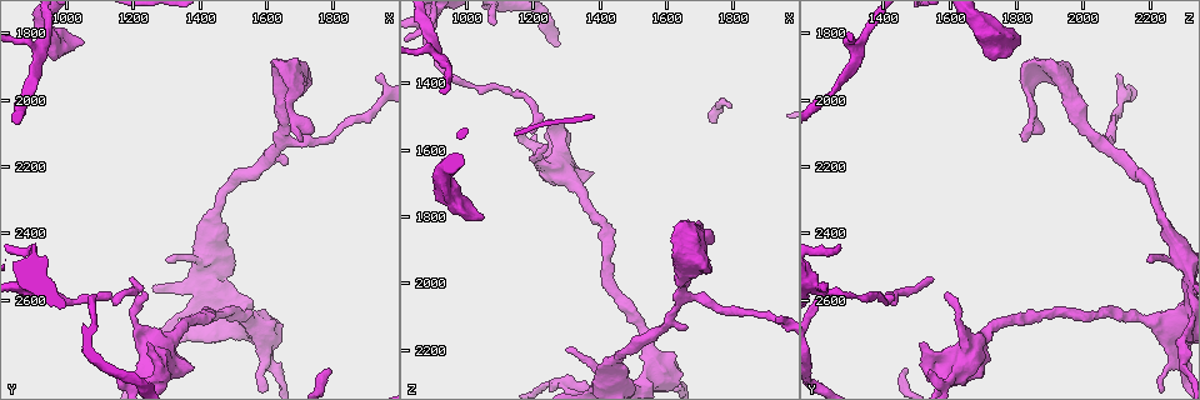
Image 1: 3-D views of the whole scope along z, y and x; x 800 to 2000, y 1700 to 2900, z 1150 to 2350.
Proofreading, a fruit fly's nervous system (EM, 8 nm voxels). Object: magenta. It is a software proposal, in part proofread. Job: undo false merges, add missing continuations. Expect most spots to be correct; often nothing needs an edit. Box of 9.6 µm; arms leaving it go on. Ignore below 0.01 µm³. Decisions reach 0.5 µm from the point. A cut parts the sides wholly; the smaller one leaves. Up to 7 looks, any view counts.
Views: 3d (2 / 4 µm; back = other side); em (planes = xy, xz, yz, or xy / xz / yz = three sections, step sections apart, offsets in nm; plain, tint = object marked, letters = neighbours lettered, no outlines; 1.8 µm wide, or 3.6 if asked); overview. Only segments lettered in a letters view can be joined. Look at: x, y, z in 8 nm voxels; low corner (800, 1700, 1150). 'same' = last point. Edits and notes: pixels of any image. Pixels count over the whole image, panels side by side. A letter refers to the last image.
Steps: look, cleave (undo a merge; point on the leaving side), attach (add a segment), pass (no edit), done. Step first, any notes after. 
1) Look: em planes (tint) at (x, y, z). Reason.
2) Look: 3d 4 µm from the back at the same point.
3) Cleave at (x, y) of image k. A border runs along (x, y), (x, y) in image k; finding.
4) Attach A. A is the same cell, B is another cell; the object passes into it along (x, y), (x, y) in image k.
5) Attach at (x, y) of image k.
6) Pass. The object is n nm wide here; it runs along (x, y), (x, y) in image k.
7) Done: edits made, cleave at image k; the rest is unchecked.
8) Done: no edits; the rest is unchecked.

Look: 3d 4 µm at (1680, 2040, 1850). Abrupt turn.

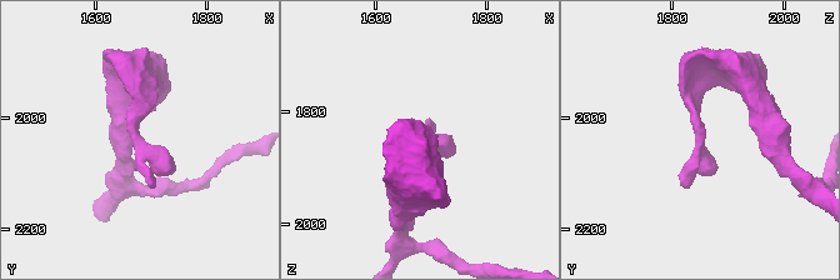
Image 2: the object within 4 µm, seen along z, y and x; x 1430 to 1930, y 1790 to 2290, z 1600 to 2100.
Look: em 3.6 µm planes (plain) at (1675, 2040, 1855).

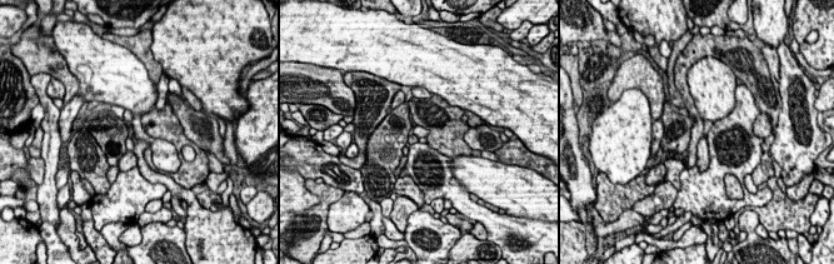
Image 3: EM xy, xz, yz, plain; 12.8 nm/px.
Look: em 3.6 µm planes (letters) at the same point. What lies round it.

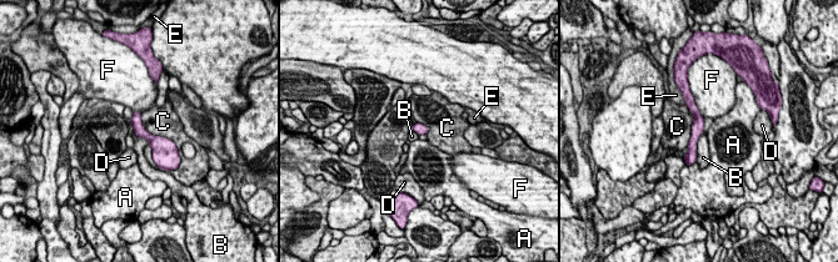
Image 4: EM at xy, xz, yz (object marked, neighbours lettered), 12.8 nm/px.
Pass. A, B, C, D, E and F are other cells; a border runs along (702, 132), (694, 162) in image 4; continuous, no second neuron.

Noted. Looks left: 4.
Look: 3d 4 µm at (1040, 1820, 1800). End of a long branch.

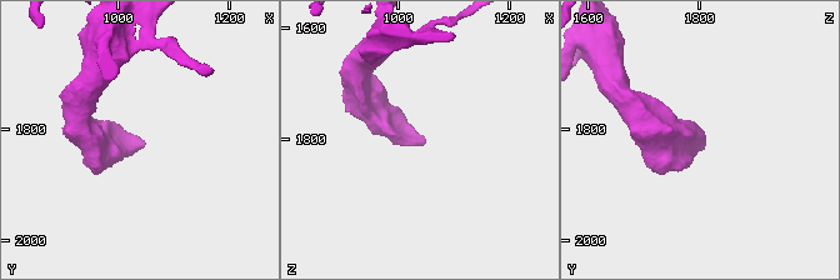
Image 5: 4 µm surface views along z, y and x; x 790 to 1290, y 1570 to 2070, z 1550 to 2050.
Look: em planes (letters) at (1050, 1825, 1805).

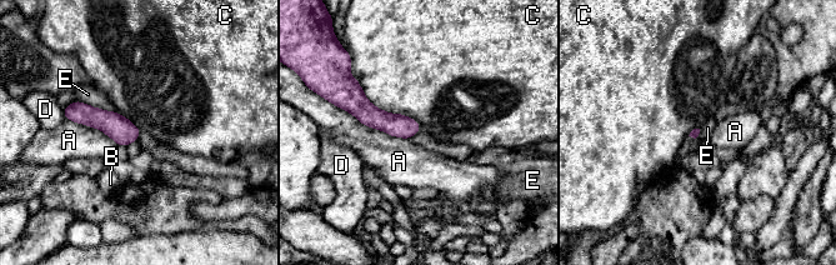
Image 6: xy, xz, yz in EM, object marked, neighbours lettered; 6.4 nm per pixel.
Pass. A, B, C, D and E are other cells; a border runs along (78, 99), (118, 111), (126, 119) in image 6; no lettered segment goes on from it.

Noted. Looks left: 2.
Look: em planes (letters) at (1190, 2540, 1540). Thin end.

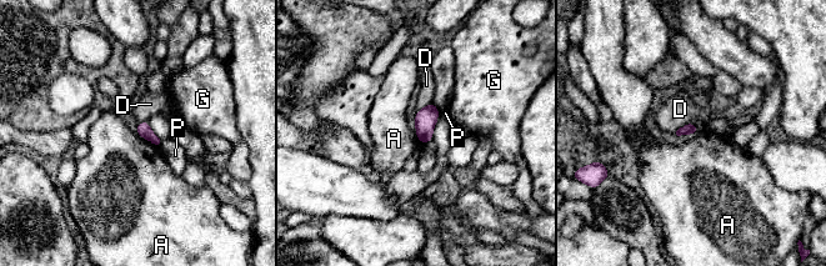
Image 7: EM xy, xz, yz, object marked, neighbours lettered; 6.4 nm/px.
Pass. A, D, G and P are other cells; none of them fits.

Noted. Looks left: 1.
Done: no edits; the rest is unchecked.

